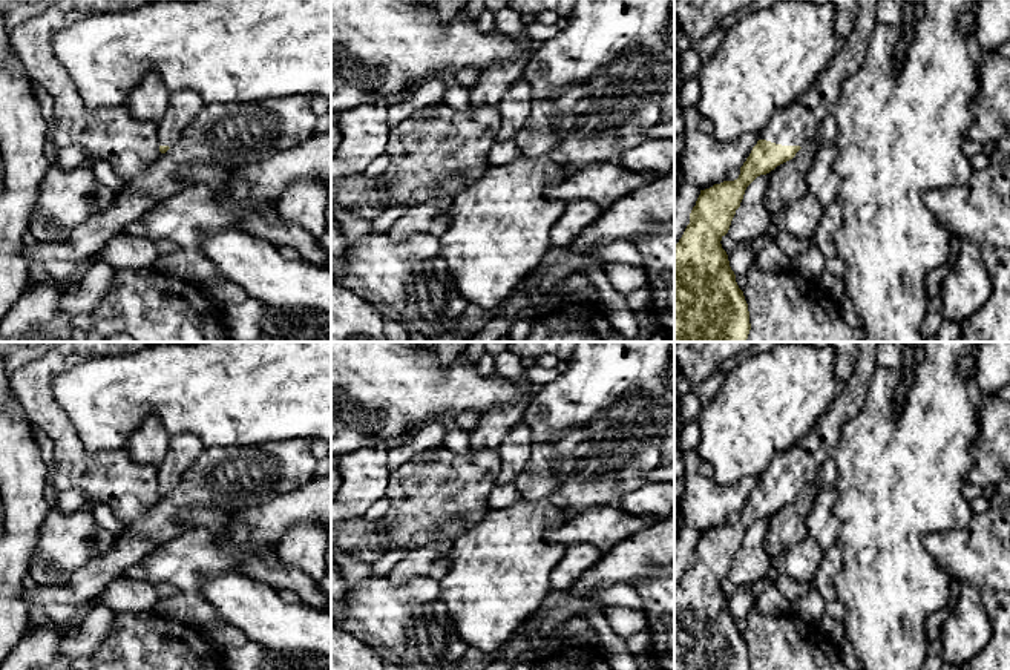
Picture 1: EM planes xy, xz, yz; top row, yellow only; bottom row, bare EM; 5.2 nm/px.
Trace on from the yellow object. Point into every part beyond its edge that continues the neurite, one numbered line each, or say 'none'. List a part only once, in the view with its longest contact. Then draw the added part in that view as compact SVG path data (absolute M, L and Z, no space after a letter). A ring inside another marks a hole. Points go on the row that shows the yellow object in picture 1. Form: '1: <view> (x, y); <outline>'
1: yz (797, 123); M858 0L851 35L803 94L772 112L759 140L803 147L817 136L823 120L832 113L840 98L843 81L864 63L867 43L877 26L877 3L878 0Z

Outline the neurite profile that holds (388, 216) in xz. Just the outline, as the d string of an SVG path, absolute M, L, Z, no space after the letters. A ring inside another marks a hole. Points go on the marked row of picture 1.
M398 207L385 209L372 222L372 232L388 232L394 222L402 216L403 210Z

